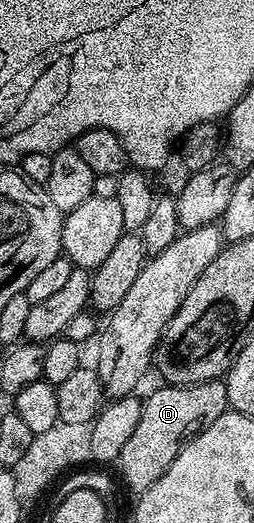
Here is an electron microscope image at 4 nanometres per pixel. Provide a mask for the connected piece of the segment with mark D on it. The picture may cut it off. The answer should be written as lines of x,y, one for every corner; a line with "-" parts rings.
223,380
192,386
164,384
157,388
157,392
153,392
153,396
144,398
141,420
125,448
121,448
117,463
119,474
124,484
132,490
132,495
138,496
153,488
153,484
165,476
169,464
177,460
183,447
202,430
209,428
209,424
213,424
213,420
217,420
217,416
224,414
227,409
227,384

